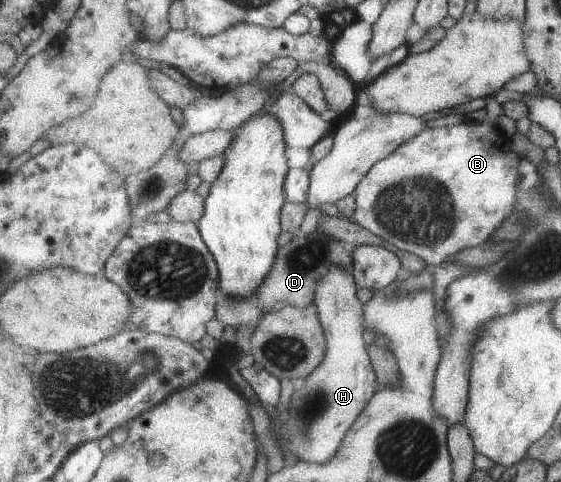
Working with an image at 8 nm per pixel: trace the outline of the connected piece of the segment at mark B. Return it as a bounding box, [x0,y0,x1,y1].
[351,95,521,265]

